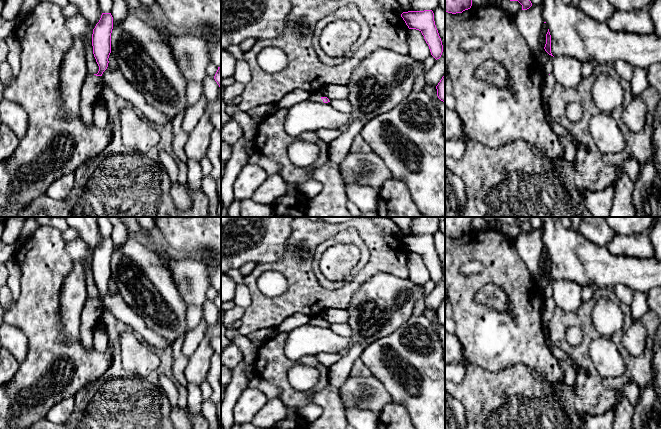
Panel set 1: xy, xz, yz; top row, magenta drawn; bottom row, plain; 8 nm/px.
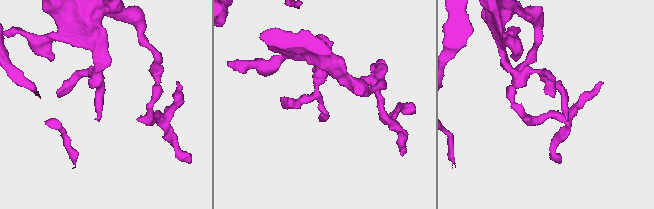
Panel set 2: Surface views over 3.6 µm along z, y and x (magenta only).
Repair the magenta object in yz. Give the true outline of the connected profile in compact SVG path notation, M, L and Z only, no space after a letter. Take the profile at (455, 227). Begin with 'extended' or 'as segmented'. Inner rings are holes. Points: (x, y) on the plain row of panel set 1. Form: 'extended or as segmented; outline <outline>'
as segmented; outline M445 217L445 235L456 238L470 233L473 219L474 217Z

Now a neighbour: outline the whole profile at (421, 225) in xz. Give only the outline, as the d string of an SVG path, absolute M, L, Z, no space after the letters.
M411 217L413 235L434 234L439 230L438 217Z

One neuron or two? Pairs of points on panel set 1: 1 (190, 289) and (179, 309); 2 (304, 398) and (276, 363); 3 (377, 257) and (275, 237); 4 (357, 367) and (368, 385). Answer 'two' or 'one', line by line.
1: two
2: one
3: two
4: two

